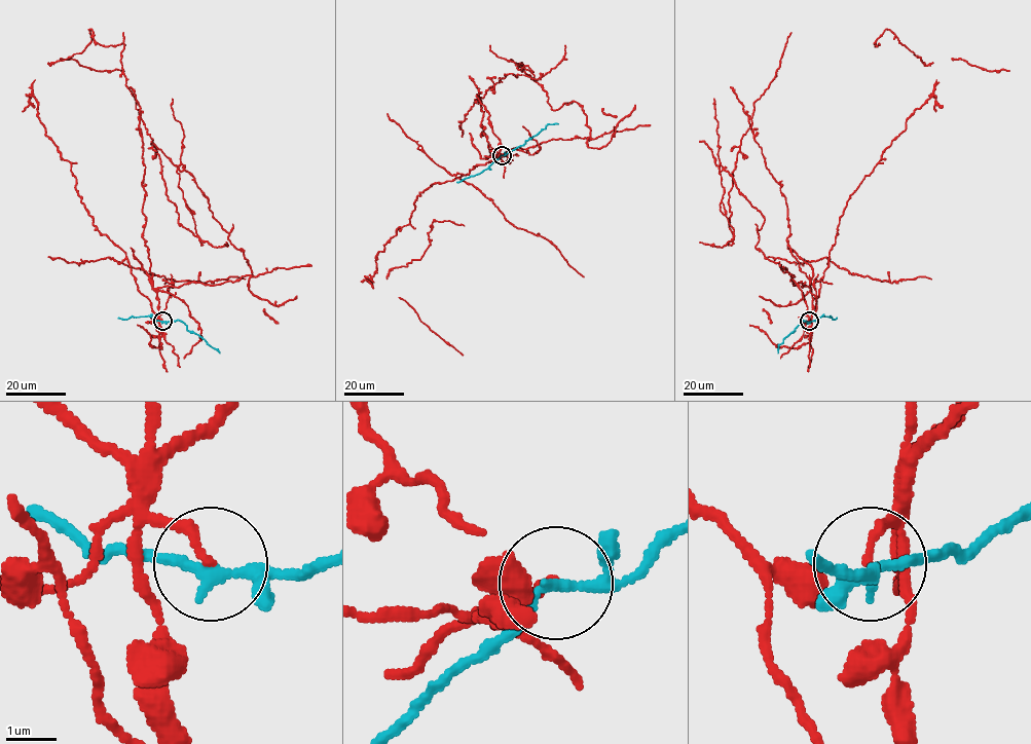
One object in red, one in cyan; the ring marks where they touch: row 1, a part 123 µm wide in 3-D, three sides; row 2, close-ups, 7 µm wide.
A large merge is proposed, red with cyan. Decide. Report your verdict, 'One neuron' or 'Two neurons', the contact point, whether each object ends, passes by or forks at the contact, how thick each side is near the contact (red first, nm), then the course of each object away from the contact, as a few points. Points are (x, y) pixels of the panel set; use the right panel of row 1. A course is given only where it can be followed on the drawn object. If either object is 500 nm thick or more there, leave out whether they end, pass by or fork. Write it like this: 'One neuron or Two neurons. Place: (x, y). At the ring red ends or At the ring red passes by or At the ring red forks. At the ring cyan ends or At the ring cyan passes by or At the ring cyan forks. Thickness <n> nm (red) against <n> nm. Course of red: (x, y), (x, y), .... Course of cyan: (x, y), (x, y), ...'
Two neurons. Place: (809, 321). At the ring red ends. At the ring cyan forks. Thickness 140 nm (red) against 190 nm. Course of red: (809, 321), (811, 290), (756, 247), (764, 218), (719, 169), (733, 235), (728, 200), (741, 138), (790, 33). Course of cyan: (809, 321), (801, 321), (779, 344), (777, 352)

